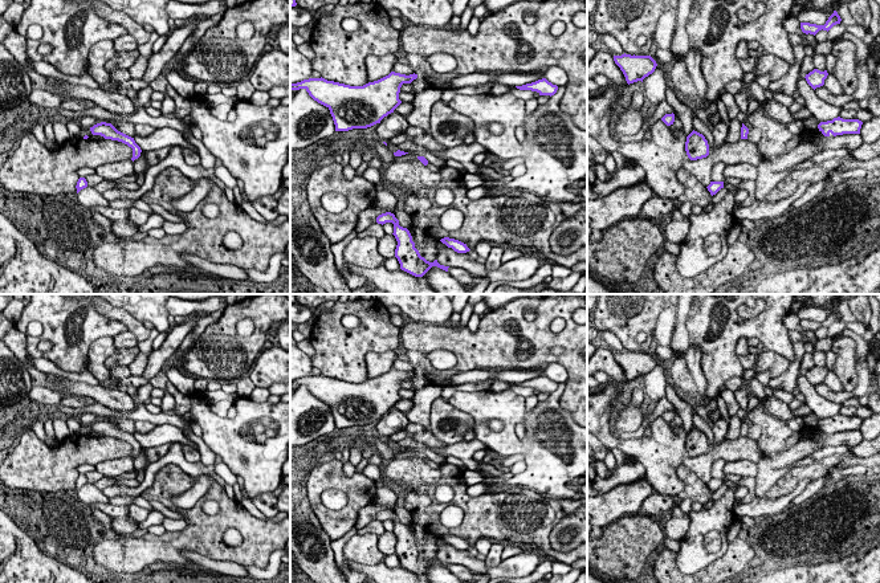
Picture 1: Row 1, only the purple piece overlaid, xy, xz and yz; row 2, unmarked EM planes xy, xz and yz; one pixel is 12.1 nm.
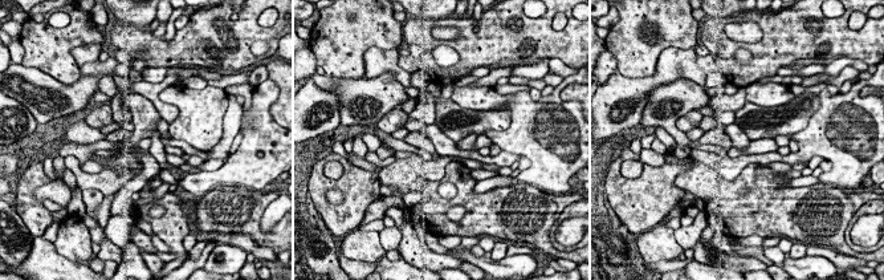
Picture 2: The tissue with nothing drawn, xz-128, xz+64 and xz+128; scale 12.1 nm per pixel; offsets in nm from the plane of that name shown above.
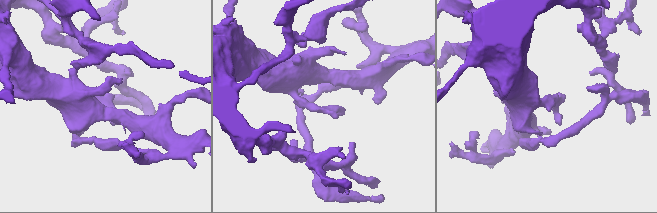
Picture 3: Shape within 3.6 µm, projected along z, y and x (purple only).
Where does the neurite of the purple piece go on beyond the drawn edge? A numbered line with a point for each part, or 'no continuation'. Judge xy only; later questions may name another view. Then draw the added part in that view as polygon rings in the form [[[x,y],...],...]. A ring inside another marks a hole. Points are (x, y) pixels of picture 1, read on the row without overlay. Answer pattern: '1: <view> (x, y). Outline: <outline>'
no continuation

